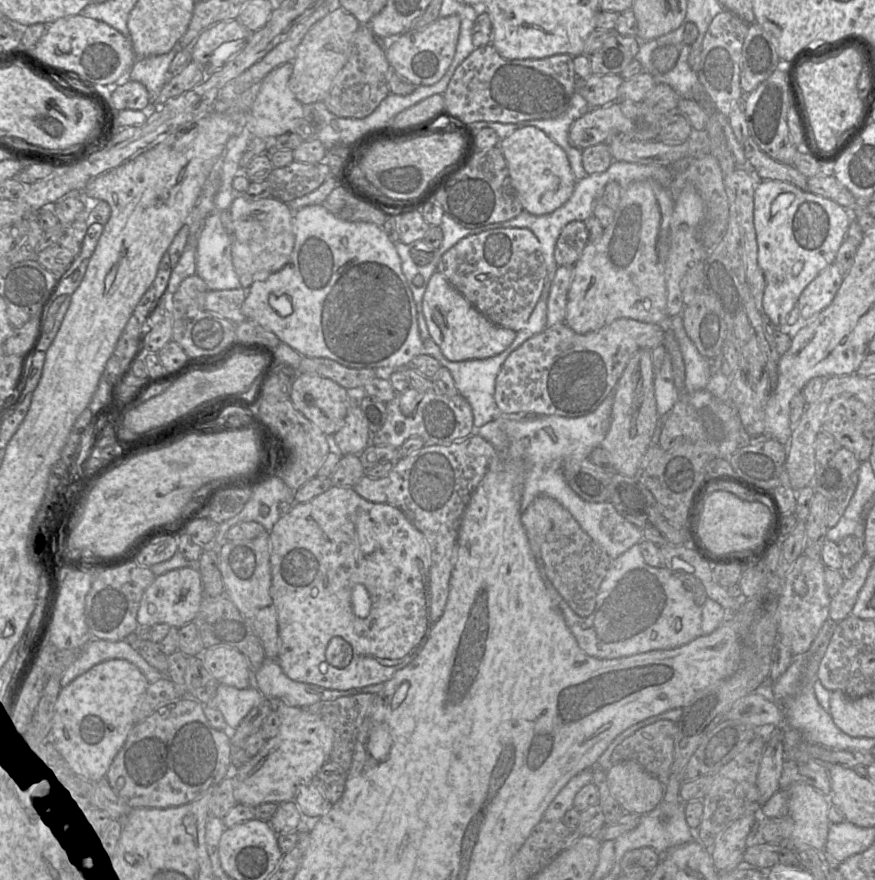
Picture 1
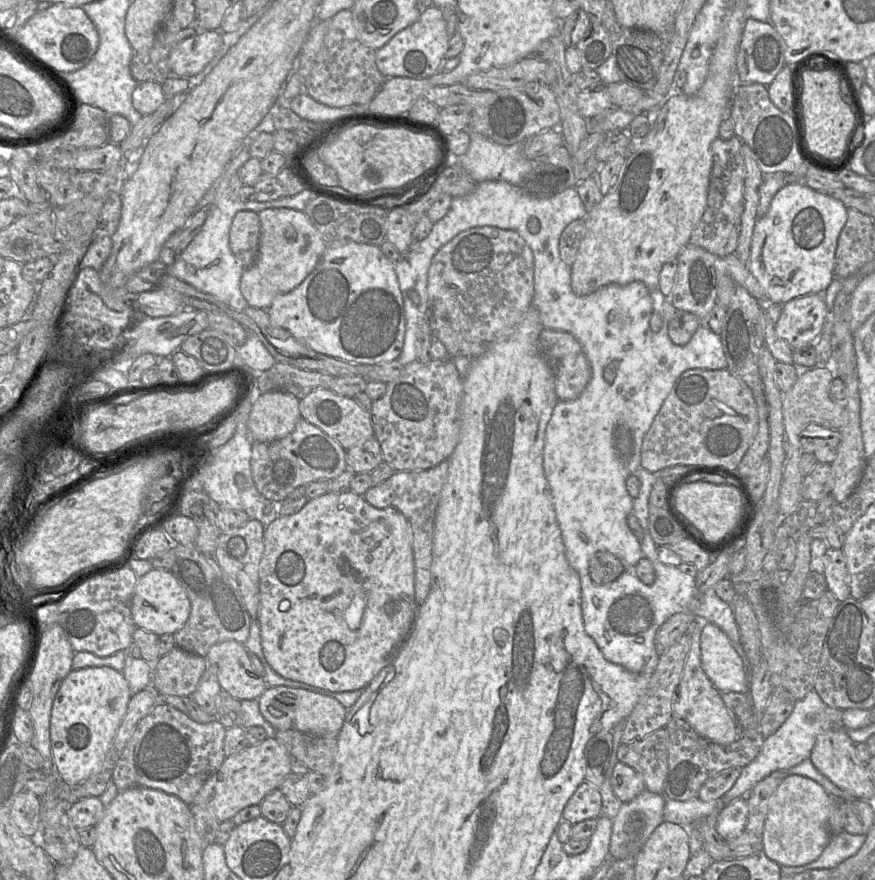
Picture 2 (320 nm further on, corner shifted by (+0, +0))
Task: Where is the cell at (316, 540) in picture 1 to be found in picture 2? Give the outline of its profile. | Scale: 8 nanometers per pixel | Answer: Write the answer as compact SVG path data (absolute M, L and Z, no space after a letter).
M351 490L327 492L309 500L297 513L281 515L264 531L264 552L259 565L260 594L257 620L260 624L261 645L271 668L283 678L311 686L344 692L364 688L388 665L404 647L419 617L415 594L415 563L412 546L412 528L407 518L396 508L377 508Z

